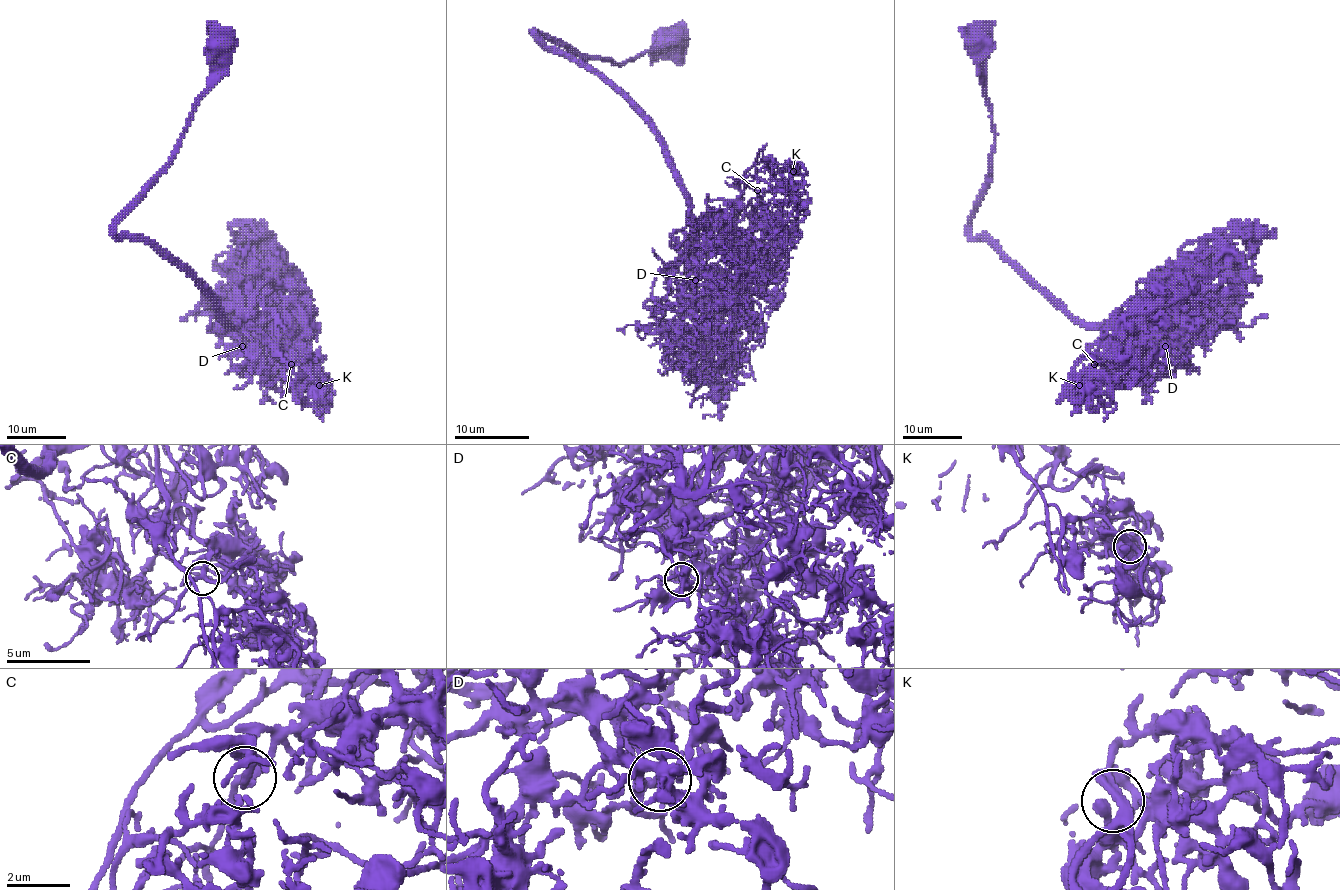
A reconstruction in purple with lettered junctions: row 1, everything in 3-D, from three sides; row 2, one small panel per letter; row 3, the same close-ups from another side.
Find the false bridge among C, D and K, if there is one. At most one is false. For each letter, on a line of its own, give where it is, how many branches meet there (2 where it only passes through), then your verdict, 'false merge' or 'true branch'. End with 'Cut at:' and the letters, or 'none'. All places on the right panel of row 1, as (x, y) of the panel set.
C: place (1094, 364); branches 3; true branch
D: place (1165, 346); branches 3; true branch
K: place (1079, 385); branches 3; true branch
Cut at: none

